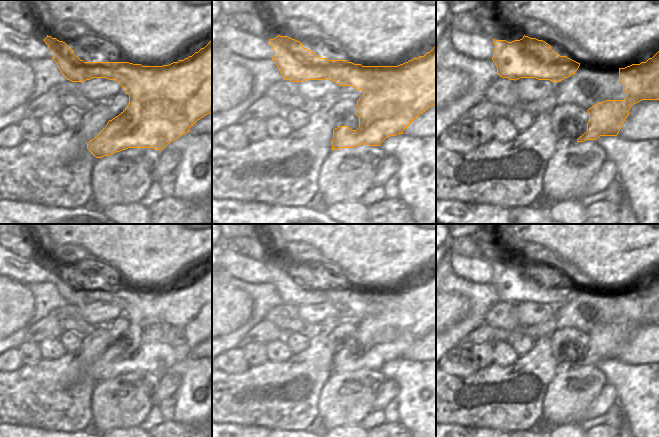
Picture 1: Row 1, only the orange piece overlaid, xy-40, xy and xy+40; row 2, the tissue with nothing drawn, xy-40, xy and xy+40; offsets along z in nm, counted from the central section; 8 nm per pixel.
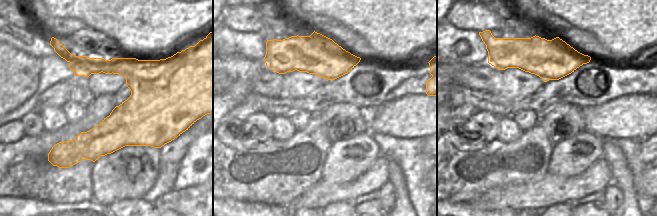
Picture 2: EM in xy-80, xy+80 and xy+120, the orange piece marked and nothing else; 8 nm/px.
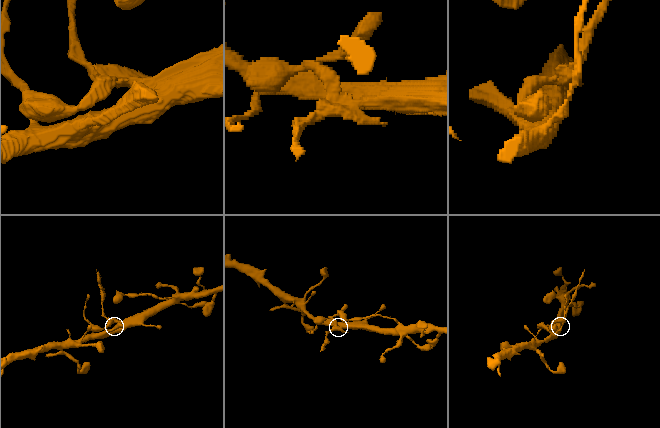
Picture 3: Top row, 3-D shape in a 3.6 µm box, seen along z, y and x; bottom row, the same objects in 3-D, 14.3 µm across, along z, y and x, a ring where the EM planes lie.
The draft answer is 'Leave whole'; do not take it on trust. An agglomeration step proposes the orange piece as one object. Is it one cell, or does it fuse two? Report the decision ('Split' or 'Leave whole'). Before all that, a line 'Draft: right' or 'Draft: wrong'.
Draft: wrong
Split

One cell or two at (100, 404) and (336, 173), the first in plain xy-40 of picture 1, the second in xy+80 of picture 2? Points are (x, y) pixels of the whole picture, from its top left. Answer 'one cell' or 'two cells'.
one cell

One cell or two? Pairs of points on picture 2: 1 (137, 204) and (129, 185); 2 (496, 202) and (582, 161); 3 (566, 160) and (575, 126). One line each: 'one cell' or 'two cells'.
1: two cells
2: two cells
3: two cells

